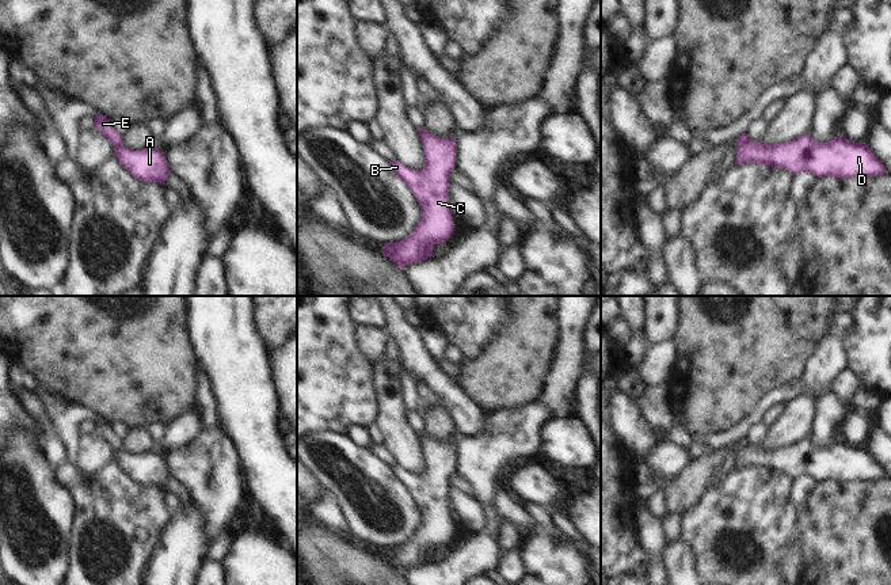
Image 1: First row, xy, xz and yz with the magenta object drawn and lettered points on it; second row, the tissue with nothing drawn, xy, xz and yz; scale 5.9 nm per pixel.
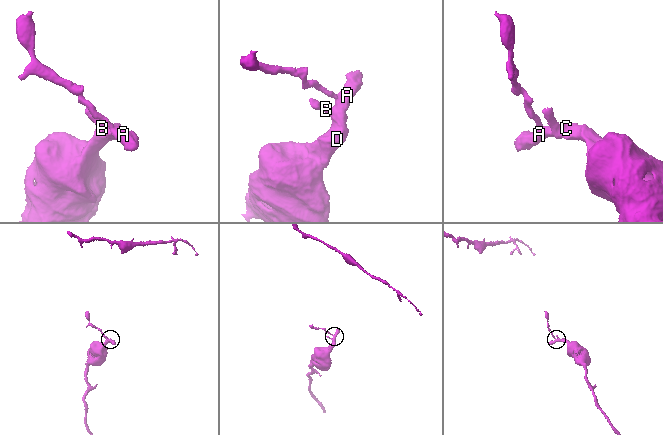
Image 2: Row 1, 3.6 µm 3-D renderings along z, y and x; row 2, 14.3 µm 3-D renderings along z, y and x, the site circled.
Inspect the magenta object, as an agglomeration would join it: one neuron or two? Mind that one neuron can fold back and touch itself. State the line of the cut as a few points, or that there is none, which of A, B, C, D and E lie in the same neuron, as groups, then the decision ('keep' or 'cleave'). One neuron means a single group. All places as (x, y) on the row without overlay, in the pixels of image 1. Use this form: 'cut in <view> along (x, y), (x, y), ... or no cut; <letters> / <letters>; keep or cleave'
cut in xy along (121, 448), (115, 452); A B C D / E; cleave

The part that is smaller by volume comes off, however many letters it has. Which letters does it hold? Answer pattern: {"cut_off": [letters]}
{"cut_off": ["E"]}

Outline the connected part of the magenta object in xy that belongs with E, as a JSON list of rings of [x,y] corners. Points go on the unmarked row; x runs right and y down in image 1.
[[[106,419],[95,421],[95,432],[117,452],[122,449],[123,442],[113,432],[110,423]]]

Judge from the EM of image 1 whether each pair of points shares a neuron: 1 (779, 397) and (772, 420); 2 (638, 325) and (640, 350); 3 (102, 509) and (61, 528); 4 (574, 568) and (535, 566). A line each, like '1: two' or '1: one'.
1: two
2: one
3: two
4: one

